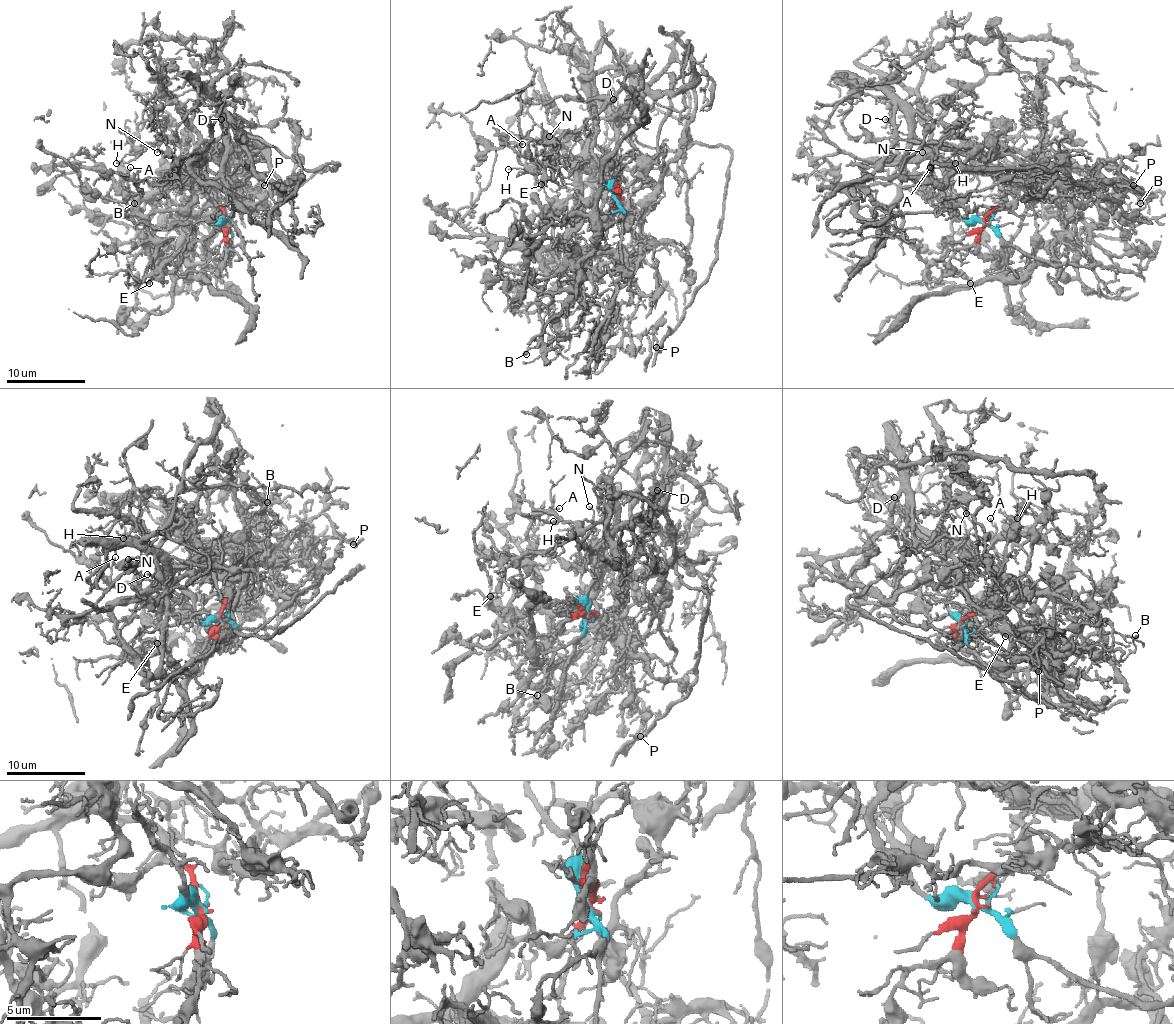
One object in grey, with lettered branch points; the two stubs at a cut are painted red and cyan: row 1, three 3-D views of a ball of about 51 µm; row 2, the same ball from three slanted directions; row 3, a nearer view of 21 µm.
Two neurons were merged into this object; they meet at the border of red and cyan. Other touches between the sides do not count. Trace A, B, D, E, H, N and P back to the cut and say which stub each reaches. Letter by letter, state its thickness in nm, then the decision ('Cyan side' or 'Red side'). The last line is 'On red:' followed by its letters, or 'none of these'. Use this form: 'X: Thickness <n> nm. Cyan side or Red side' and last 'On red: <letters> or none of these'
A: Thickness 90 nm. Red side
B: Thickness 90 nm. Red side
D: Thickness 90 nm. Cyan side
E: Thickness 120 nm. Red side
H: Thickness 100 nm. Red side
N: Thickness 80 nm. Red side
P: Thickness 190 nm. Red side
On red: A, B, E, H, N, P

